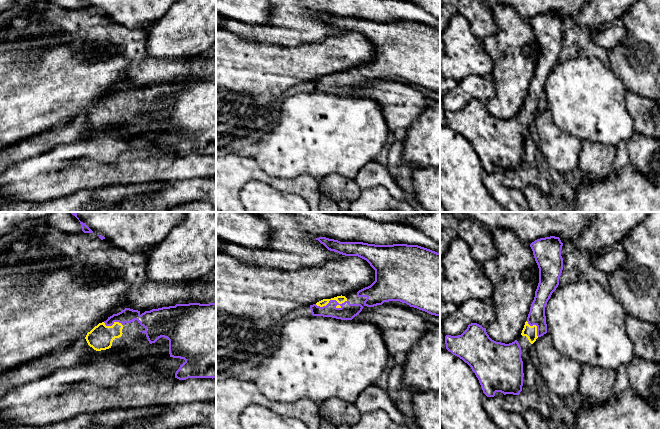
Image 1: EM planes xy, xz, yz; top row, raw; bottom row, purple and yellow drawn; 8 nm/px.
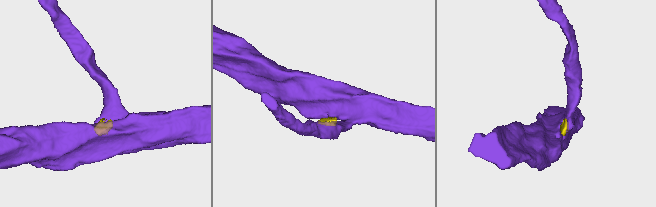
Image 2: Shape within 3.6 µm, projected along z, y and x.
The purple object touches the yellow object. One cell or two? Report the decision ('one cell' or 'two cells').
one cell

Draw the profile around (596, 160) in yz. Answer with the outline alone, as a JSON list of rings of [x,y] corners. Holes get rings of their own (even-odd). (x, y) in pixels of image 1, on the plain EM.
[[[583,141],[580,148],[579,164],[585,179],[592,182],[606,179],[613,173],[616,148],[606,144]]]

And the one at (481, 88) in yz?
[[[467,76],[459,81],[454,89],[443,94],[441,100],[446,111],[461,111],[471,99],[477,99],[483,104],[495,96],[495,86],[492,78],[483,76]]]

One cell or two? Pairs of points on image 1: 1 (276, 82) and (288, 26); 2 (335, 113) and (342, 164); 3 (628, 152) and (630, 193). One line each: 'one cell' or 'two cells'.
1: two cells
2: one cell
3: two cells

